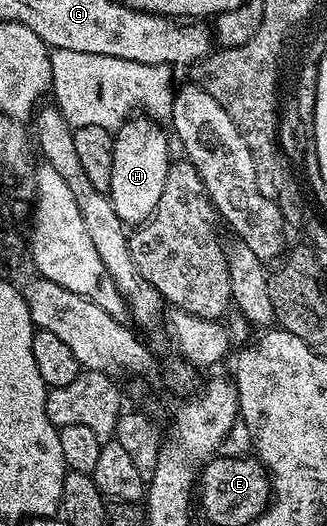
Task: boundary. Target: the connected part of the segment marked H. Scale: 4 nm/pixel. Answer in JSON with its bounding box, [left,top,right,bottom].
[110,114,173,226]

